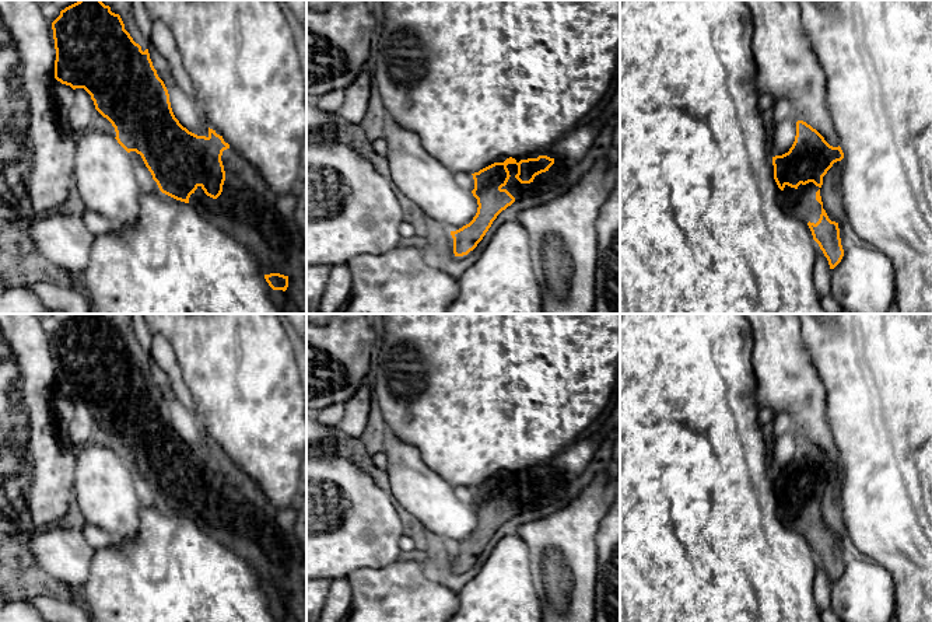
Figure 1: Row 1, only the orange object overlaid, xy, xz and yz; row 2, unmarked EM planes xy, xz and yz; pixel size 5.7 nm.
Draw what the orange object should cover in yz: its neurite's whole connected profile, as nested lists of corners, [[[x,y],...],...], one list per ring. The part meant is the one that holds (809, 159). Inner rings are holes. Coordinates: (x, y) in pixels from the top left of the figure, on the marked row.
[[[803,120],[796,122],[796,136],[789,151],[772,157],[774,179],[786,193],[785,207],[807,223],[830,269],[841,262],[844,249],[838,223],[831,221],[823,209],[820,188],[827,171],[842,158],[840,146],[830,146]]]

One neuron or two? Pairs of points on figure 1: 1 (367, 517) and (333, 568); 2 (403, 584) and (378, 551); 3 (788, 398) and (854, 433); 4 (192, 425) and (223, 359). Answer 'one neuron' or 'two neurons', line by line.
1: one neuron
2: two neurons
3: two neurons
4: two neurons

